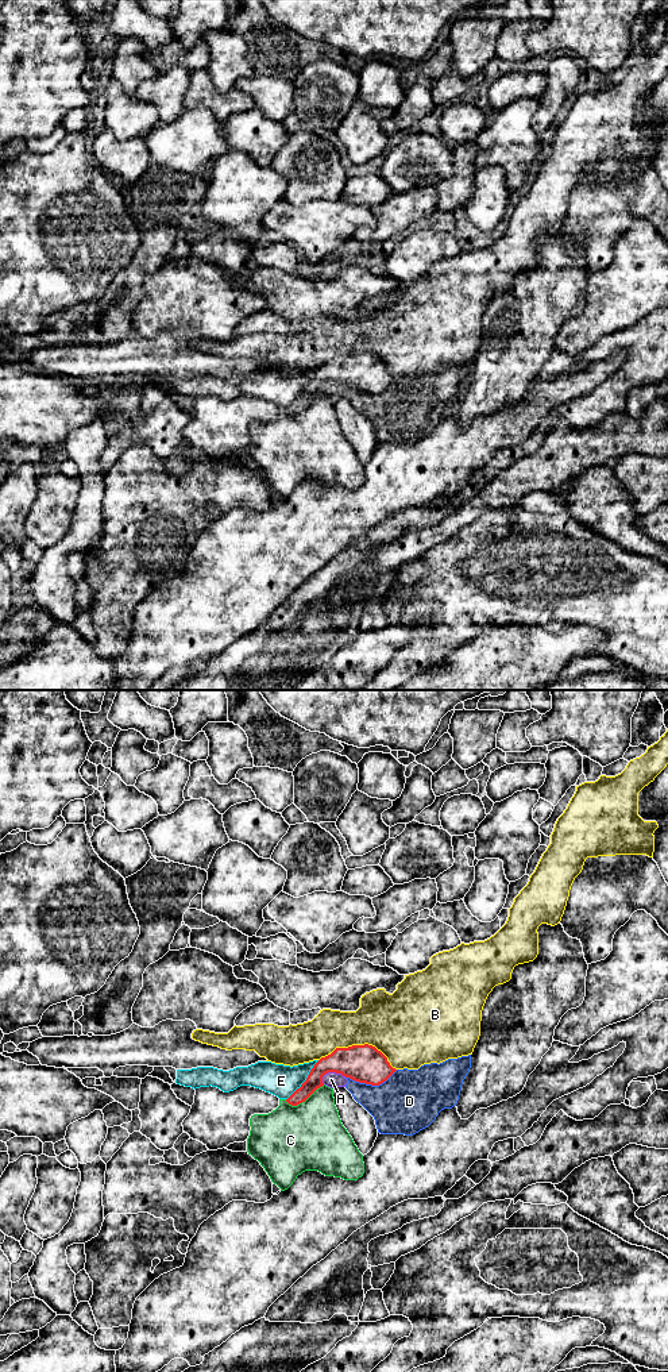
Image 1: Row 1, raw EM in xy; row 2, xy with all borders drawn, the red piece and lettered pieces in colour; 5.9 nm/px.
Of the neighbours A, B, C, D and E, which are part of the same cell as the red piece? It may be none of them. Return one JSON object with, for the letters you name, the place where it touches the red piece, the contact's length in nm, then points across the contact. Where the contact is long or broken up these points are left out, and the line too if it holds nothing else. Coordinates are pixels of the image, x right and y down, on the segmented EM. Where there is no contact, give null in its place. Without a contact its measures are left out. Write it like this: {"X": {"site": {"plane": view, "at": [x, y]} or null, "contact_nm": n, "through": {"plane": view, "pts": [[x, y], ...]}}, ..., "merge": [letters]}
{"merge": []}

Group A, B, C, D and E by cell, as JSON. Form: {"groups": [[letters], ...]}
{"groups": [["A", "D", "E"], ["B"], ["C"]]}

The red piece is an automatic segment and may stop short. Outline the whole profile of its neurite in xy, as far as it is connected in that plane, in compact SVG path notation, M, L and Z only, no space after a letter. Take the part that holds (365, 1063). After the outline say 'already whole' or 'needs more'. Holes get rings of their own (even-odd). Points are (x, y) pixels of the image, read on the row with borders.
M372 1045L336 1048L313 1065L306 1080L286 1102L291 1106L305 1102L317 1088L324 1086L323 1076L328 1072L341 1074L359 1083L379 1086L395 1071L387 1057Z | already whole

